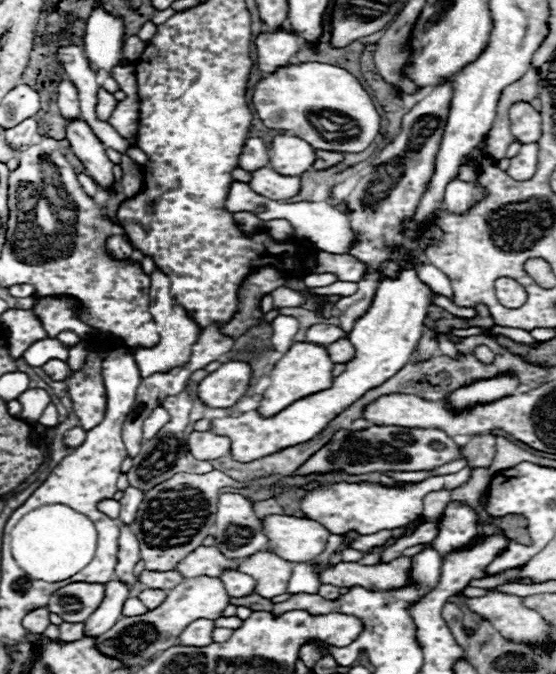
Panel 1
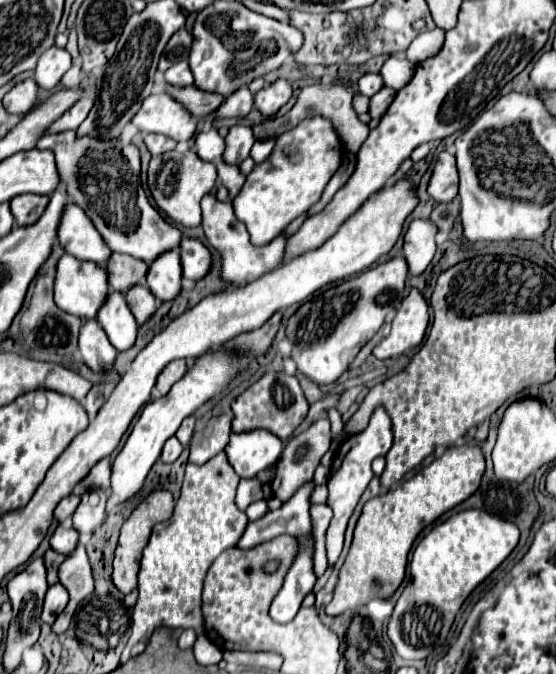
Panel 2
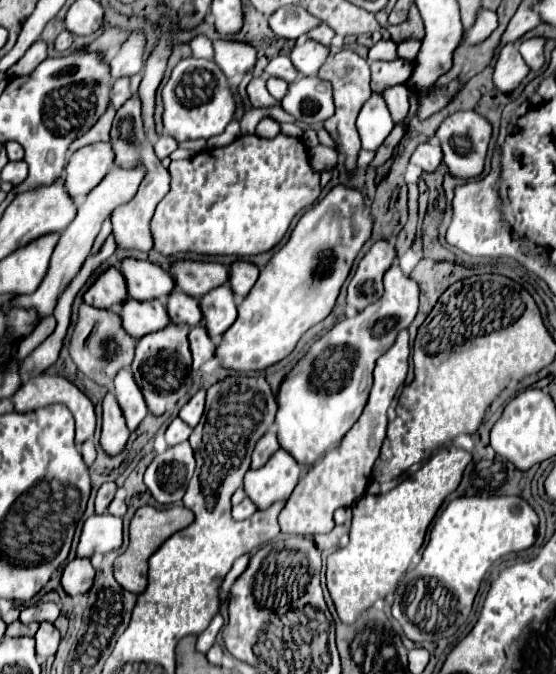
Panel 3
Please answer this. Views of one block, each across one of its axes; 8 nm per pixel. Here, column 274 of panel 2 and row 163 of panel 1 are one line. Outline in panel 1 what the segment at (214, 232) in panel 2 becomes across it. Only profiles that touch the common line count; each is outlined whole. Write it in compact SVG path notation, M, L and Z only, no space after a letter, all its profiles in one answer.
M248 138L244 148L242 148L242 154L238 158L238 166L252 172L254 168L262 168L268 164L268 148L264 144L262 138Z

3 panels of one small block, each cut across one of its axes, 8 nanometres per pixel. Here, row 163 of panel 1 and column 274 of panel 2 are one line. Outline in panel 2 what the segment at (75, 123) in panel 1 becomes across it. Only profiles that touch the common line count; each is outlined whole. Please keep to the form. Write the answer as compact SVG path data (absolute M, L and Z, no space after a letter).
M278 78L270 86L264 86L254 96L254 108L258 108L262 114L272 114L280 106L284 106L292 96L292 84L284 78Z

